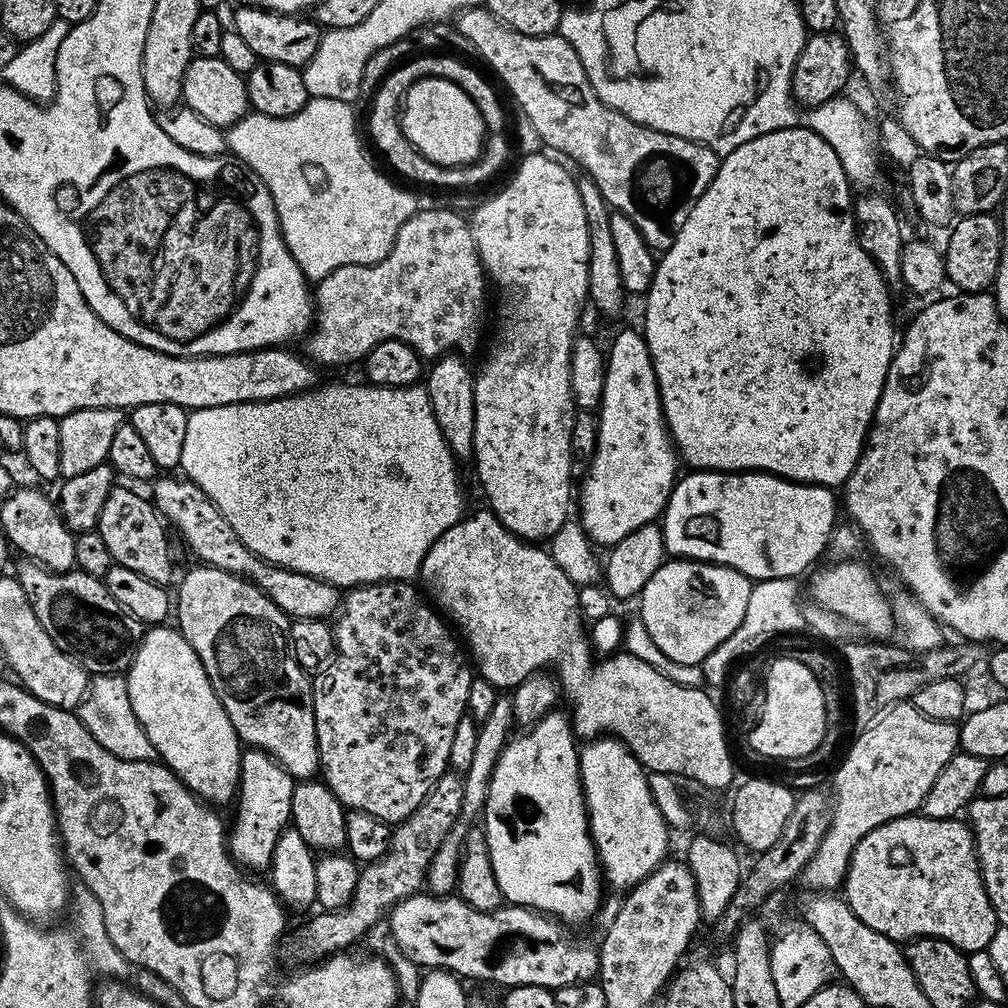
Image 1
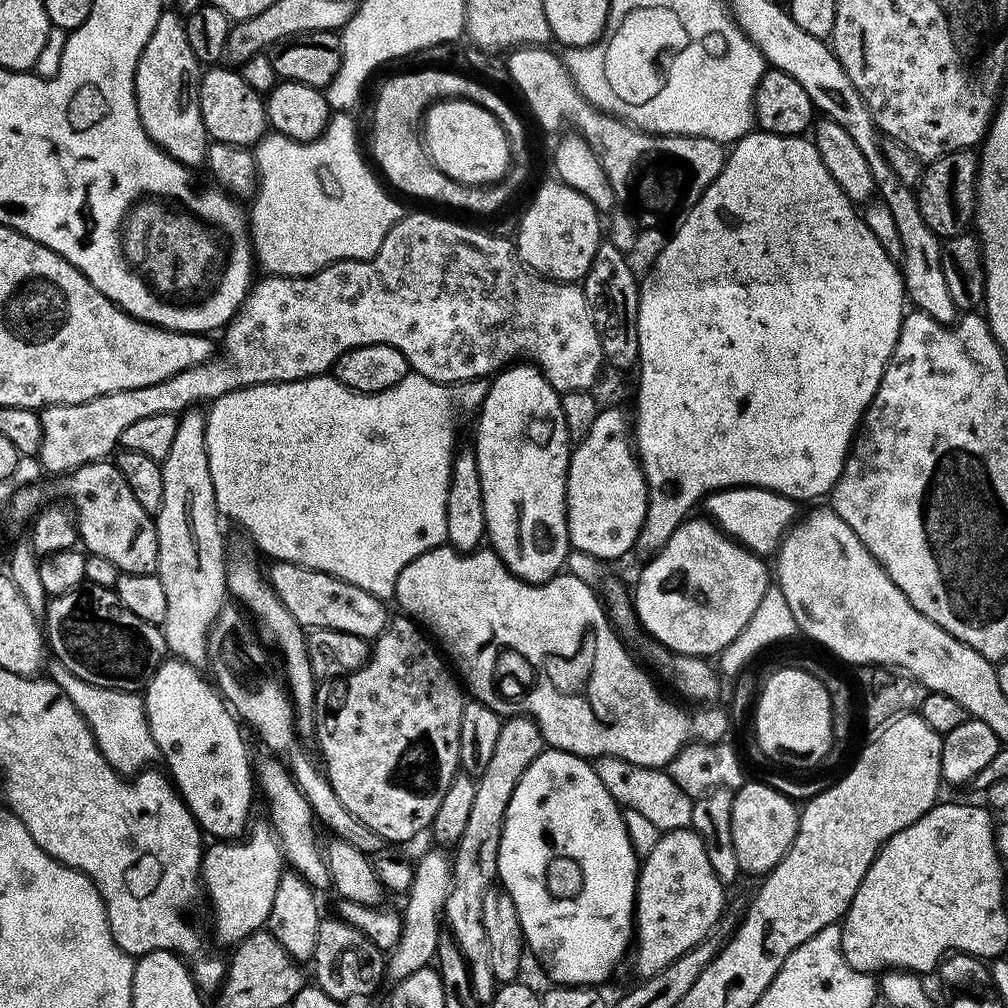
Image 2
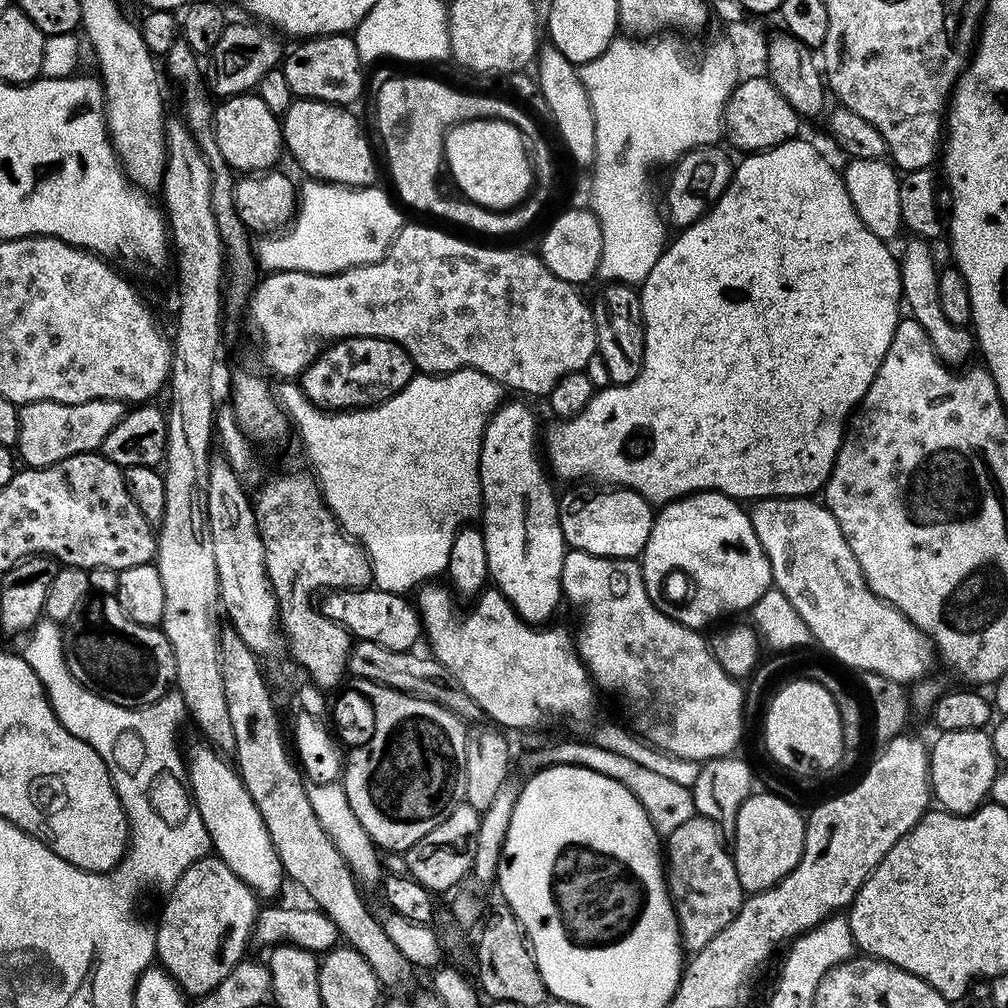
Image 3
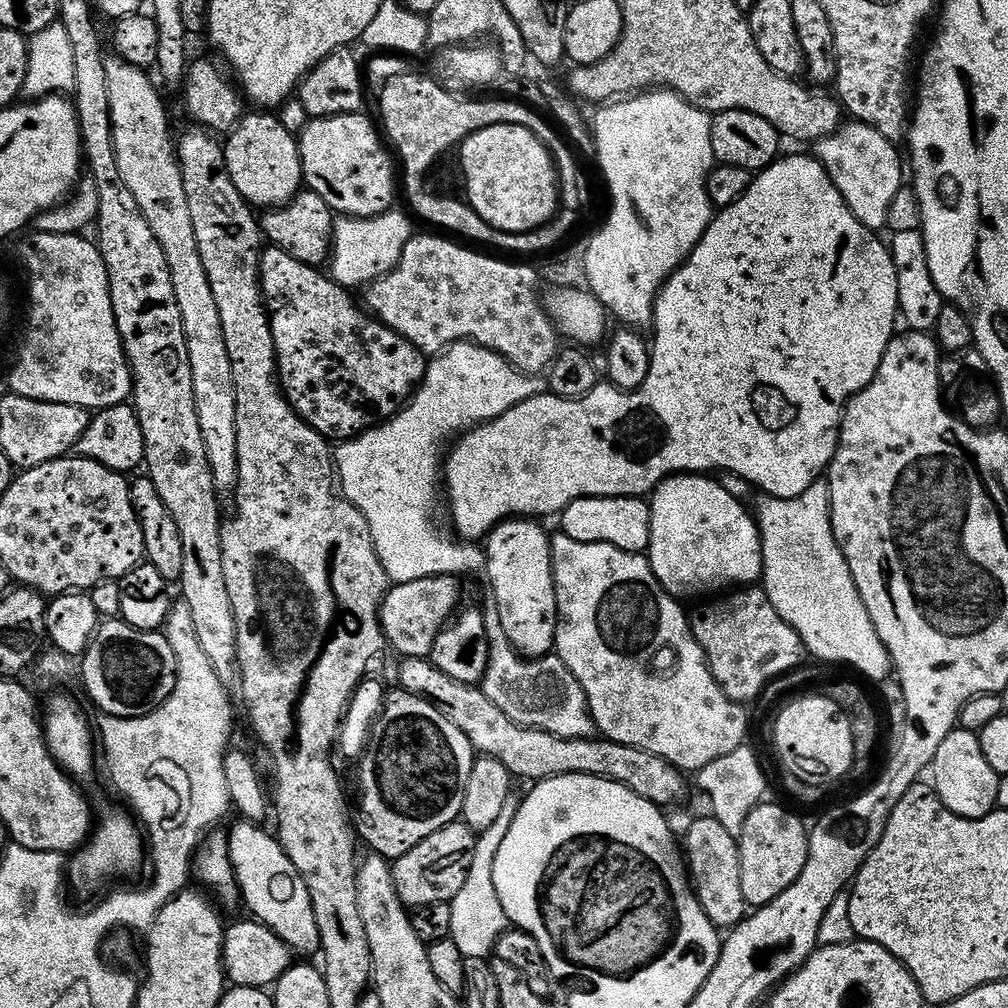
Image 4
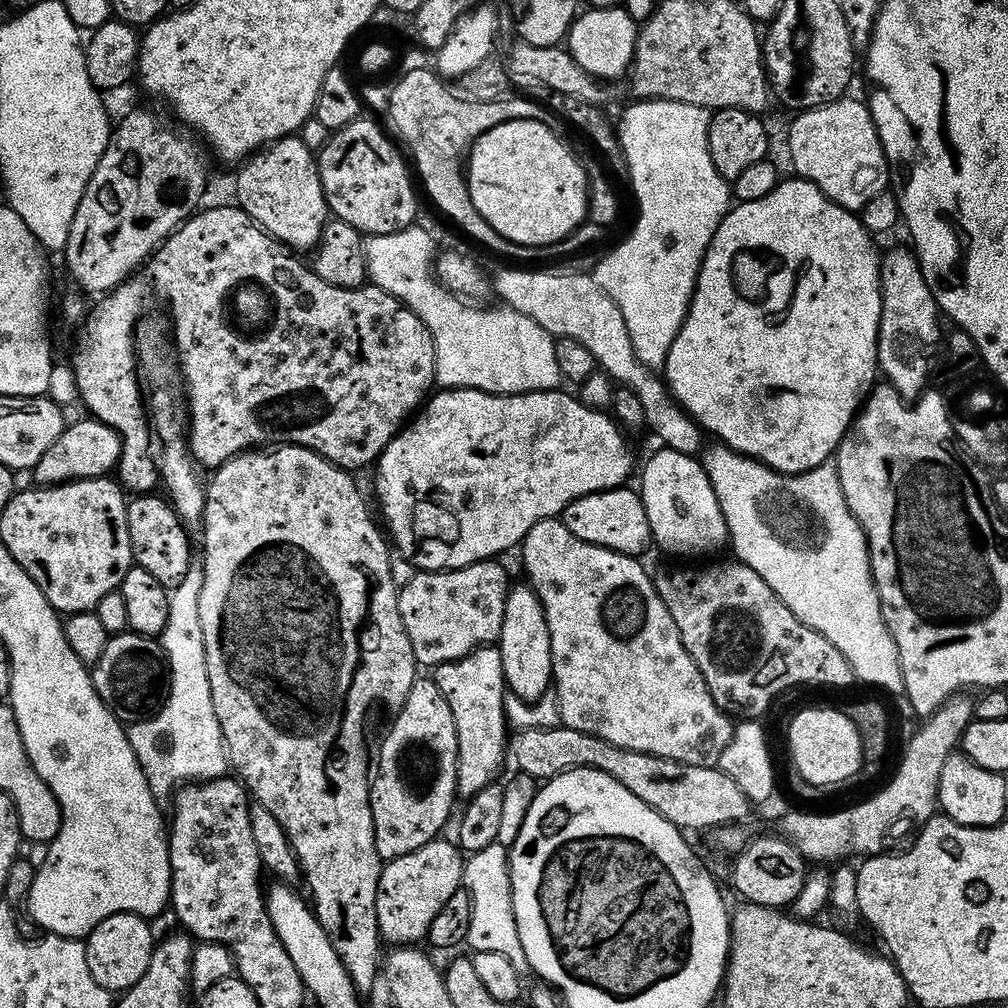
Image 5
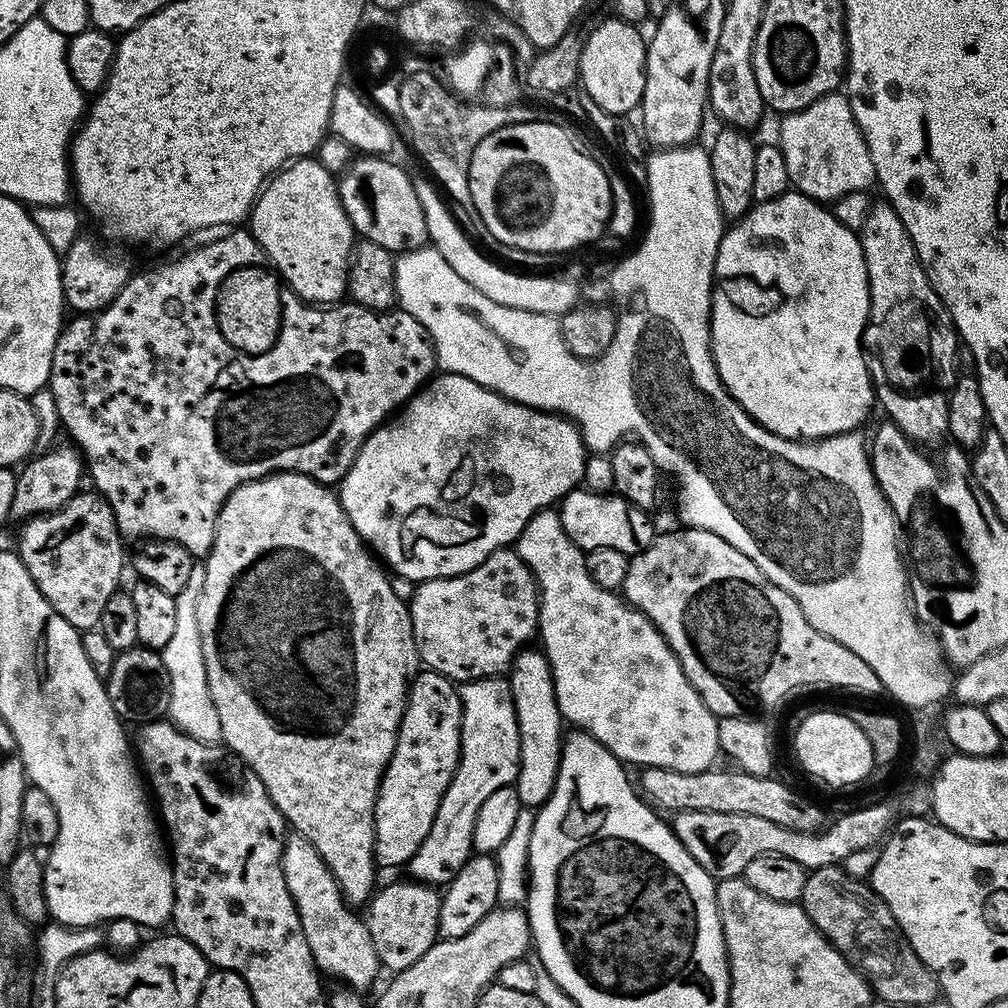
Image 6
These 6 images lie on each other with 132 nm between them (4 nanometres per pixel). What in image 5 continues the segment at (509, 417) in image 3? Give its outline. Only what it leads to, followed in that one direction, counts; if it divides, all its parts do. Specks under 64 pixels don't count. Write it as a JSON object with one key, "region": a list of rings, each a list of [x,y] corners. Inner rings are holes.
{"region":[[[527,583],[513,587],[504,600],[504,617],[498,641],[502,670],[507,689],[525,701],[542,699],[553,687],[550,630],[546,626],[544,607]]]}

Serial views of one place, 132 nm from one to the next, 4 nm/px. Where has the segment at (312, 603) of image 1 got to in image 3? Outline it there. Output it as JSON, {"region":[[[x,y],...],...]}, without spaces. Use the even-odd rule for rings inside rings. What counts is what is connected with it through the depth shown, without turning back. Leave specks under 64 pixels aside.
{"region":[[[369,586],[362,589],[338,588],[328,590],[323,593],[324,601],[318,607],[319,615],[326,620],[332,620],[340,624],[355,637],[356,640],[369,640],[378,642],[395,652],[406,652],[417,647],[416,639],[421,639],[422,625],[420,623],[420,613],[416,611],[415,603],[407,595],[399,592],[384,592],[381,588]]]}

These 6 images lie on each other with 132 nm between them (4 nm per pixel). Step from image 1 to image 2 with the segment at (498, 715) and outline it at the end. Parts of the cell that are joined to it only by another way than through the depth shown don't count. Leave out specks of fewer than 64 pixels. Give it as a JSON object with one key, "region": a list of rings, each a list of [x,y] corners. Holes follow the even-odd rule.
{"region":[[[434,848],[434,851],[426,853],[418,862],[415,861],[412,873],[412,882],[411,882],[411,890],[406,894],[406,906],[402,908],[402,919],[401,919],[401,928],[400,928],[400,938],[399,942],[395,944],[395,946],[389,951],[386,963],[385,963],[385,973],[387,979],[389,981],[395,982],[397,980],[401,980],[404,977],[408,977],[410,974],[414,974],[415,970],[420,970],[422,968],[427,967],[434,959],[436,955],[437,946],[440,941],[441,934],[440,933],[440,926],[438,924],[438,918],[440,922],[440,917],[442,911],[444,909],[444,904],[449,896],[450,889],[452,887],[452,865],[451,859],[447,856],[447,858],[440,852],[439,849]]]}

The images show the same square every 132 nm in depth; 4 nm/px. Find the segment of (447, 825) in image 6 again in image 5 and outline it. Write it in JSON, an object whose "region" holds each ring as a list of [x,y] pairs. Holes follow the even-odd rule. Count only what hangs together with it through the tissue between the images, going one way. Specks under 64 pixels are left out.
{"region":[[[496,646],[475,648],[462,658],[435,665],[434,672],[438,690],[442,690],[442,698],[446,698],[450,714],[454,714],[458,734],[456,795],[469,798],[499,777],[496,775],[510,748],[510,725],[504,713],[506,685],[500,649]]]}

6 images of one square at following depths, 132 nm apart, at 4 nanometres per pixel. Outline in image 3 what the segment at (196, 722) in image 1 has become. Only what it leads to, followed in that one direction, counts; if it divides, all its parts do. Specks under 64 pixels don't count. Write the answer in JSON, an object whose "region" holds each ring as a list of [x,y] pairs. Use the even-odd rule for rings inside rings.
{"region":[[[201,743],[194,745],[189,752],[187,749],[186,779],[196,809],[202,814],[202,822],[212,839],[215,855],[224,860],[242,882],[249,884],[257,897],[272,896],[286,884],[286,877],[274,850],[274,842],[270,842],[266,822],[262,822],[262,814],[258,814],[258,806],[254,806],[254,798],[250,798],[239,771],[229,761],[228,765],[224,761],[227,759],[217,749]]]}

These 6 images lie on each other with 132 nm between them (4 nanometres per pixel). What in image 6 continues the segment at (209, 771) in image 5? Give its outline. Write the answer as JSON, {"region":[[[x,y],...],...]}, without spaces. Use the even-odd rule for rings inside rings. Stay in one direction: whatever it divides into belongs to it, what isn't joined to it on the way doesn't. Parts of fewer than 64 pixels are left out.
{"region":[[[200,562],[193,563],[190,578],[186,581],[186,590],[175,597],[178,619],[174,621],[174,638],[166,642],[162,655],[172,687],[172,701],[168,707],[171,723],[195,740],[216,742],[220,740],[218,710],[214,710],[214,702],[210,698],[210,686],[206,682],[206,662],[202,658],[202,638],[198,634],[198,594],[202,594],[202,582],[206,582],[204,565]]]}

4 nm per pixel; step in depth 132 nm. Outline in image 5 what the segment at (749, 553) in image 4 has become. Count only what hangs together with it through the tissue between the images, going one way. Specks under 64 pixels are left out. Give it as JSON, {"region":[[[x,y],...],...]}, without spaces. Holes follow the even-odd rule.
{"region":[[[665,446],[644,464],[640,472],[640,501],[650,522],[655,547],[677,552],[680,556],[704,556],[716,552],[729,543],[730,537],[722,506],[710,486],[703,463],[695,456],[687,456]]]}

